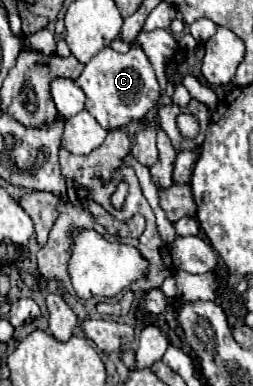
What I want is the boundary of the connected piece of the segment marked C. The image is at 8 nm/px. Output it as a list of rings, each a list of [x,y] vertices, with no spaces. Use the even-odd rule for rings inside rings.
[[[134,44],[126,54],[106,46],[86,64],[84,72],[76,78],[76,84],[86,94],[86,110],[104,130],[124,128],[130,122],[142,120],[146,112],[160,100],[160,84],[156,80],[154,68],[138,44]]]

